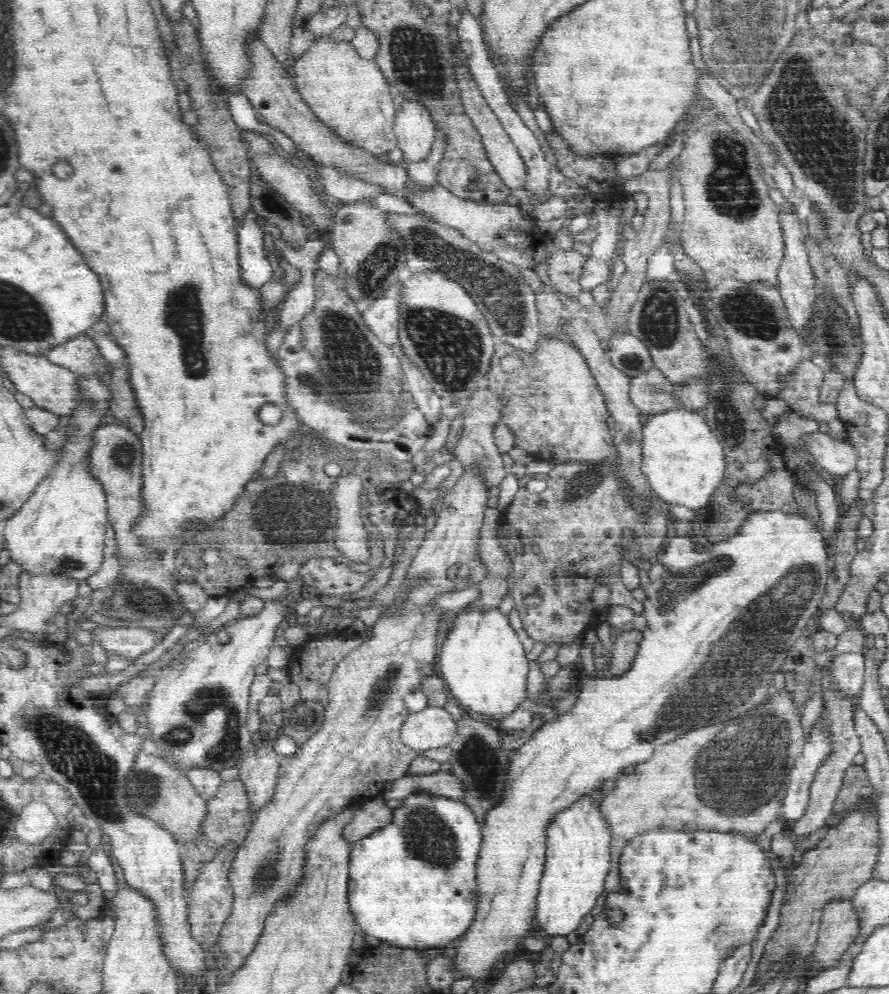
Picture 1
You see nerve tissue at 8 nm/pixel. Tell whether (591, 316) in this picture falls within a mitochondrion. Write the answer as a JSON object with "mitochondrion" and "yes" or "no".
{"mitochondrion":"no"}

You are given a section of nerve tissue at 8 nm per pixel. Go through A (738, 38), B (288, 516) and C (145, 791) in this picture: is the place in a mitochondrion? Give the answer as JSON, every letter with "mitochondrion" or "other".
{"A":"mitochondrion","B":"mitochondrion","C":"mitochondrion"}

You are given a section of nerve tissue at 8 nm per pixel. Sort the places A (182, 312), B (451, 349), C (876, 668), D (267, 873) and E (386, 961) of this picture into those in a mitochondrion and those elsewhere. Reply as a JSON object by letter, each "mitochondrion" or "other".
{"A":"mitochondrion","B":"mitochondrion","C":"other","D":"mitochondrion","E":"other"}

